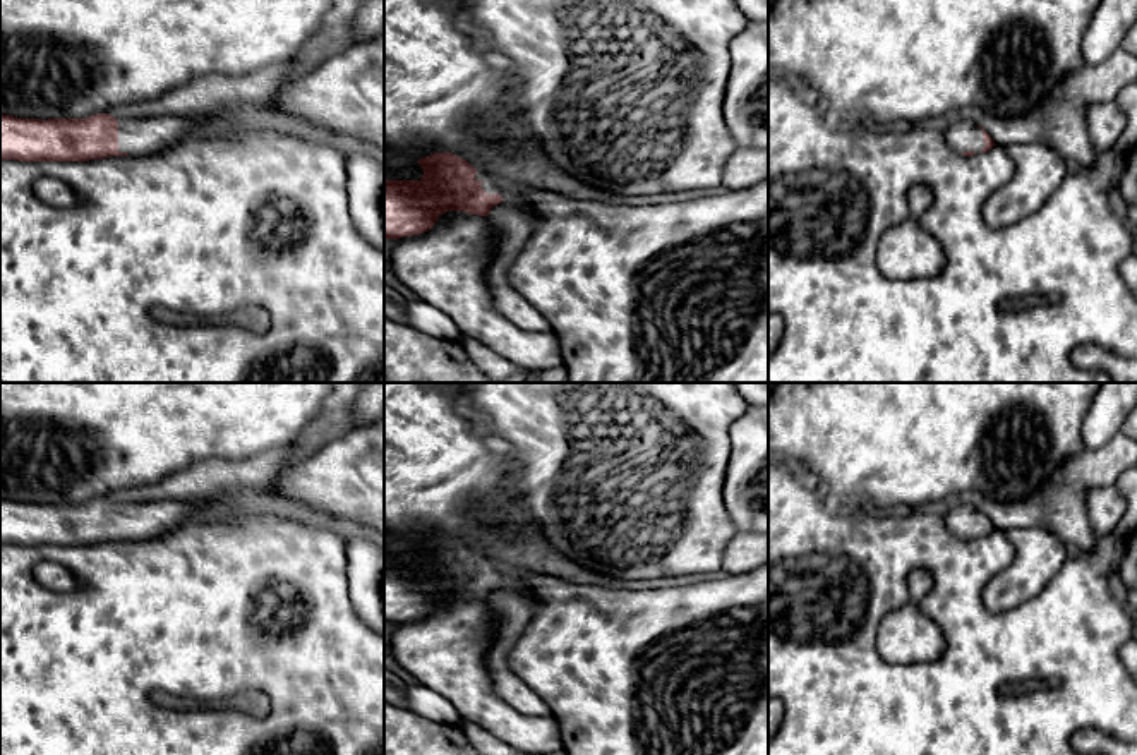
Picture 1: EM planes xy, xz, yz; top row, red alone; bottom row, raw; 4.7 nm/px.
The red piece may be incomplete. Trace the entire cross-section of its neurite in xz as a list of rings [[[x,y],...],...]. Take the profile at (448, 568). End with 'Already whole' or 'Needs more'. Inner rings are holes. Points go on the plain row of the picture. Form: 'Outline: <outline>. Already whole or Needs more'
Outline: [[[434,537],[417,546],[424,553],[420,565],[384,563],[384,621],[401,623],[429,616],[446,595],[465,595],[489,601],[497,589],[513,587],[537,601],[537,611],[523,637],[511,650],[511,669],[549,705],[559,722],[562,750],[568,755],[768,755],[768,563],[741,575],[703,580],[648,590],[609,590],[580,585],[550,575],[532,573],[523,568],[499,565],[487,554],[473,553],[453,537]]]. Needs more

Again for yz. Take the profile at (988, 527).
Outline: [[[957,499],[952,501],[943,518],[950,534],[962,541],[986,537],[995,530],[995,525],[983,511]]]. Needs more

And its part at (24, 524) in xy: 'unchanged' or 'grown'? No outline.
grown

